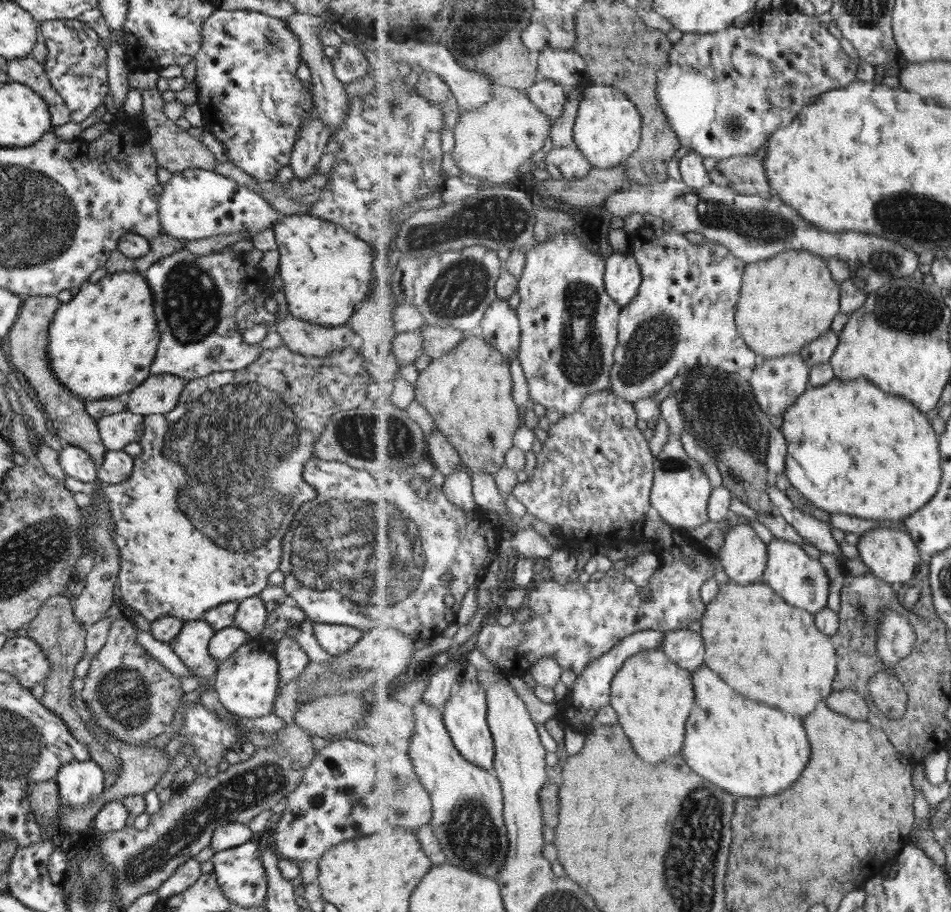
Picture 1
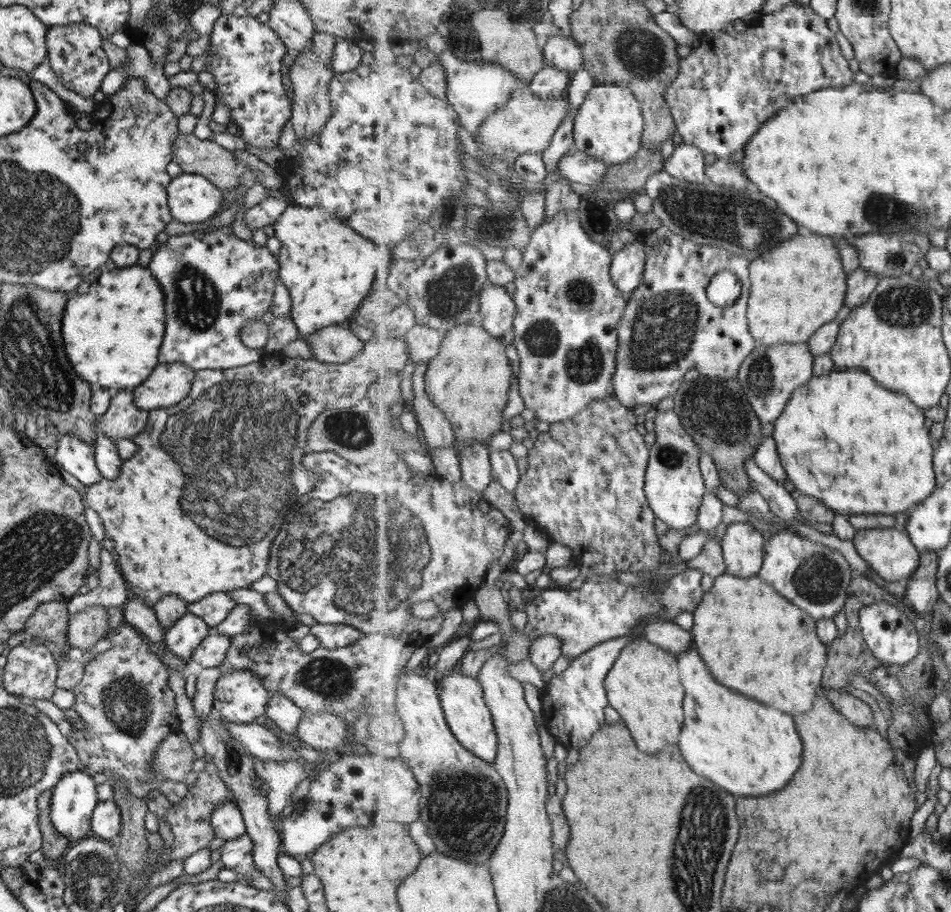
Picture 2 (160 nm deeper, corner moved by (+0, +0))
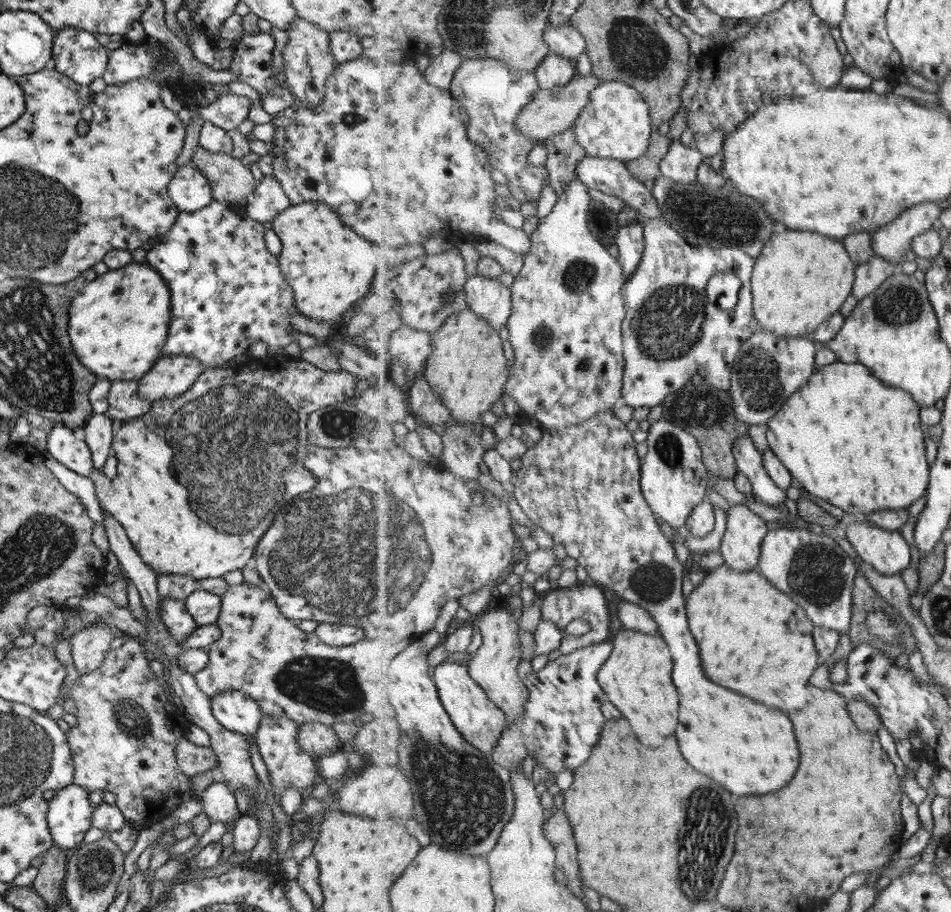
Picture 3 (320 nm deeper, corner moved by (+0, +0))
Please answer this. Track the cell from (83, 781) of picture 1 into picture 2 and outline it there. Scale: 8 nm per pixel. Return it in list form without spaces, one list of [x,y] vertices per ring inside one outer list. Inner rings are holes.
[[[75,770],[65,773],[53,786],[49,818],[53,828],[70,843],[90,835],[90,816],[98,803],[93,779]]]

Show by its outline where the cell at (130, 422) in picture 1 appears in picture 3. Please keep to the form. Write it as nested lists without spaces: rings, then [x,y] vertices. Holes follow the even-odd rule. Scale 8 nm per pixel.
[[[135,379],[110,381],[106,400],[108,409],[105,413],[114,426],[119,426],[149,410],[150,402],[138,396],[137,387],[138,381]]]

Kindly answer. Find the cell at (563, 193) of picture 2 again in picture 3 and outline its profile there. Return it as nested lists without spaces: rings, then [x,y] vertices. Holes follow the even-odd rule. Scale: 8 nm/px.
[[[574,126],[549,137],[545,143],[548,155],[545,166],[550,174],[550,184],[560,195],[577,179],[577,166],[586,158],[587,151],[579,144]]]

